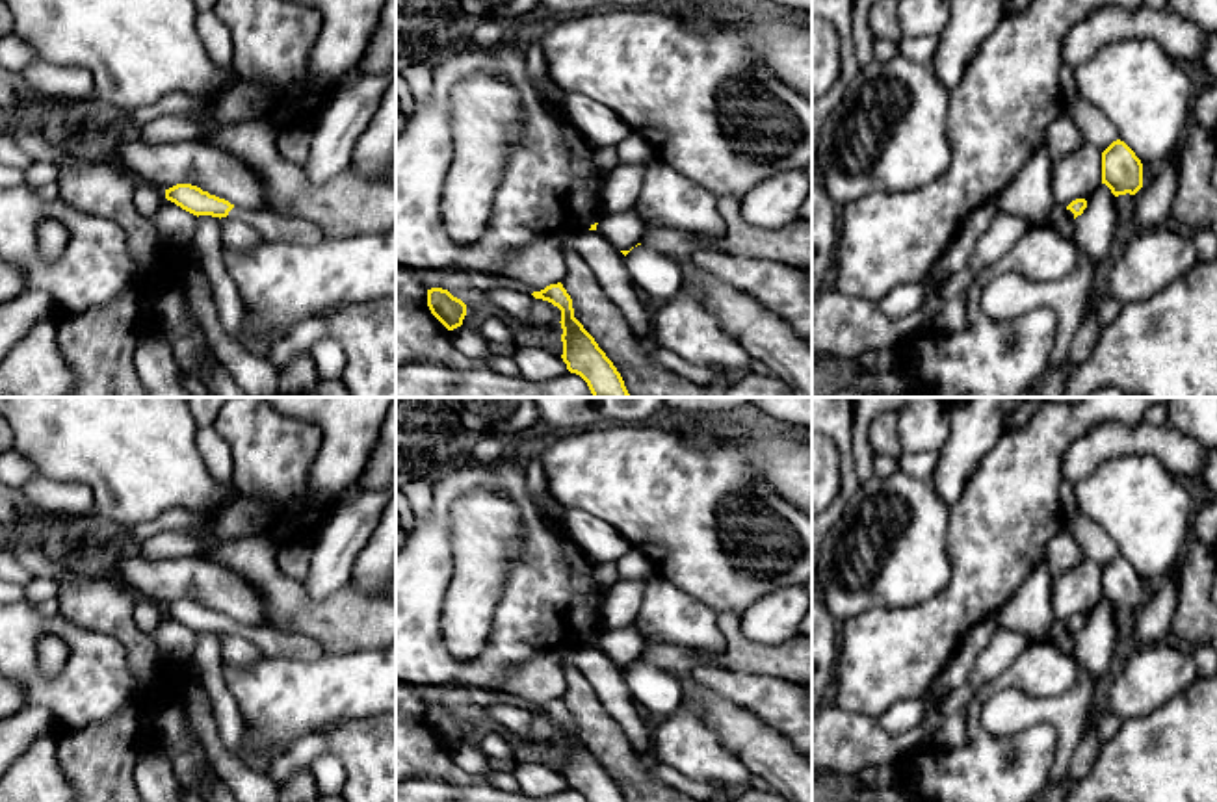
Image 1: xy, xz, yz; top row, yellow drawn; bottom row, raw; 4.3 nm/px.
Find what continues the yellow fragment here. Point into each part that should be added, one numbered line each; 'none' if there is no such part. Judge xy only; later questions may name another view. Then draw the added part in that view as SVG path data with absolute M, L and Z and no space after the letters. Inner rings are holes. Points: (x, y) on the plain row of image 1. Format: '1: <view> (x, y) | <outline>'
1: xy (272, 643) | M234 622L227 633L234 633L255 642L264 657L316 661L325 653L310 637L294 635L277 627L251 627Z

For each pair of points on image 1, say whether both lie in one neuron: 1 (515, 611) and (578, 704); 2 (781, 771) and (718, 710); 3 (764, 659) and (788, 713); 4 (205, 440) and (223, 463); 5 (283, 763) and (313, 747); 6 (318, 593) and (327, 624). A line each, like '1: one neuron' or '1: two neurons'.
1: two neurons
2: one neuron
3: two neurons
4: one neuron
5: one neuron
6: two neurons

